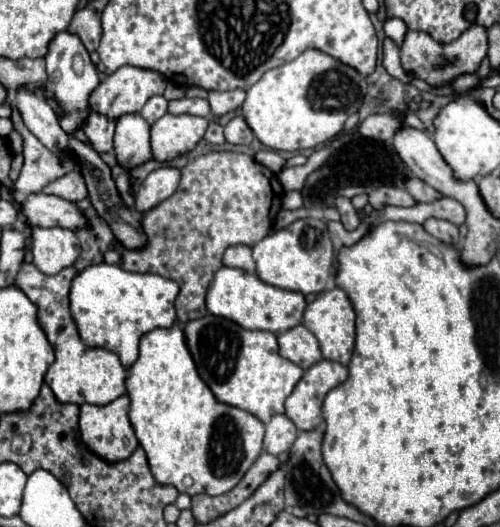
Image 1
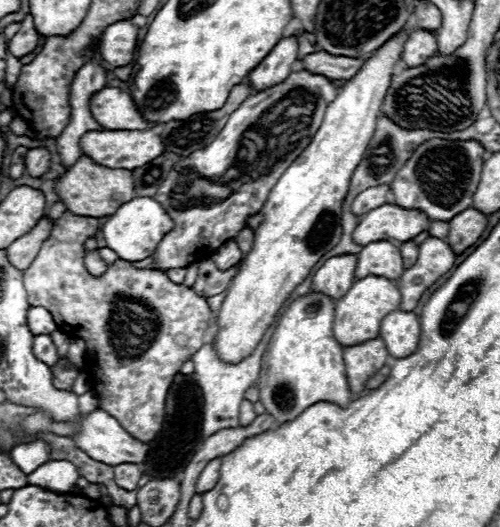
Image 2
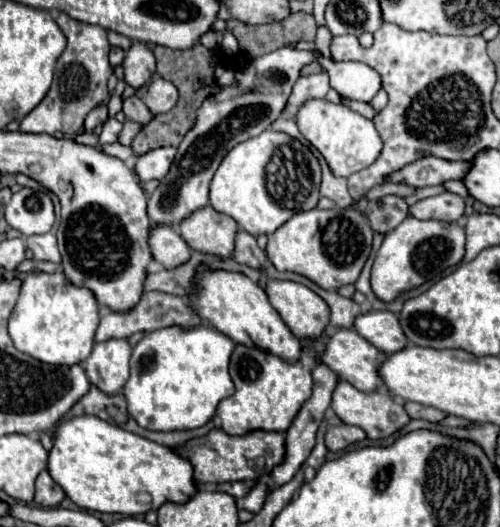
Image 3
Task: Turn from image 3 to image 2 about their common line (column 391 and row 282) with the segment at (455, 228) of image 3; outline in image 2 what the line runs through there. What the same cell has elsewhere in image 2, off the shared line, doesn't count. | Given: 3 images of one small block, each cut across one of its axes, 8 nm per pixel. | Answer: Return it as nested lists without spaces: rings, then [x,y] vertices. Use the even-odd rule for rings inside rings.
[[[404,26],[386,44],[374,50],[362,68],[340,86],[338,96],[326,108],[322,126],[314,134],[310,146],[306,146],[270,190],[266,206],[260,210],[264,222],[254,230],[254,248],[232,278],[218,314],[216,348],[220,358],[240,362],[246,354],[252,354],[296,286],[310,274],[312,266],[338,244],[342,236],[342,202],[352,172],[362,160],[374,134],[394,66],[400,60],[402,46],[410,34],[412,30]]]

